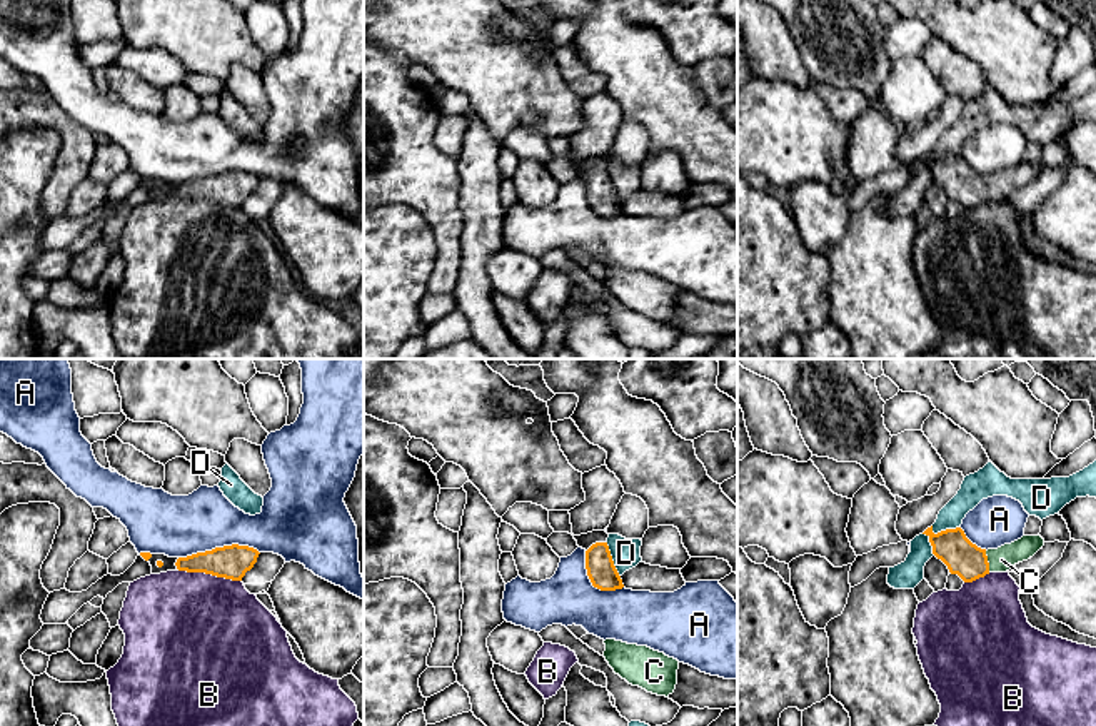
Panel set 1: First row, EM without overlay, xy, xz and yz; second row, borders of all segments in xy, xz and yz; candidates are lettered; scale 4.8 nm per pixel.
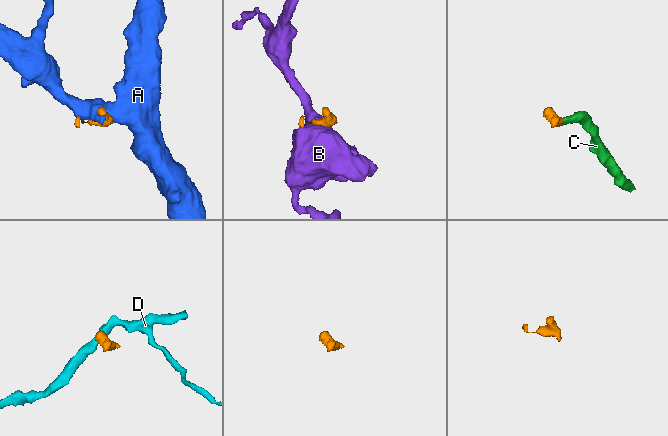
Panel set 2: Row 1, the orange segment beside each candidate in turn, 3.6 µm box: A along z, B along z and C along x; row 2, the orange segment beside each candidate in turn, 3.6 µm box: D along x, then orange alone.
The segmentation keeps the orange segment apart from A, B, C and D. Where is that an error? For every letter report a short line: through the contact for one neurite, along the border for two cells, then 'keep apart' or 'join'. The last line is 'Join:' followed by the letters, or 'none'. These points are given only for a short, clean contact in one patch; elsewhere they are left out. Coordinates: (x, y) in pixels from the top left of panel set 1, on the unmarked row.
A: keep apart
B: xy (179, 196), (241, 207) | keep apart
C: yz (963, 184), (968, 187), (986, 187), (1001, 186) | join
D: xz (606, 169), (619, 202) | keep apart
Join: C

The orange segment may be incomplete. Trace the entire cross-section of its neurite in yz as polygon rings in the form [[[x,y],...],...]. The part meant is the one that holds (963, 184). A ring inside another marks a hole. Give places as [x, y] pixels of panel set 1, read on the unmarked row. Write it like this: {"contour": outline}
{"contour": [[[931,152],[923,160],[929,164],[933,180],[964,209],[973,209],[989,199],[1006,199],[1014,190],[1033,184],[1044,172],[1039,160],[1023,162],[1011,170],[988,177],[973,170],[961,154],[934,160]]]}

